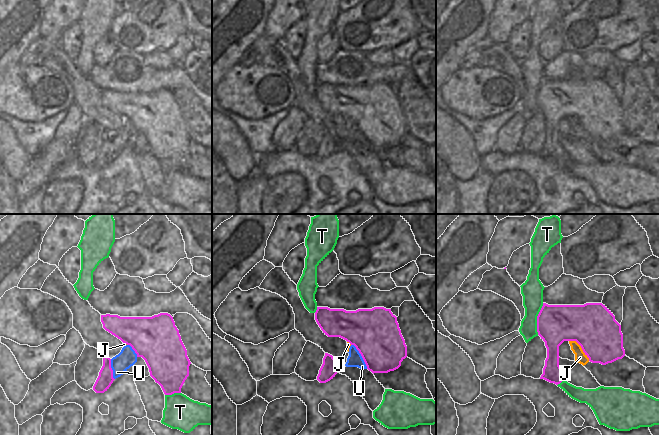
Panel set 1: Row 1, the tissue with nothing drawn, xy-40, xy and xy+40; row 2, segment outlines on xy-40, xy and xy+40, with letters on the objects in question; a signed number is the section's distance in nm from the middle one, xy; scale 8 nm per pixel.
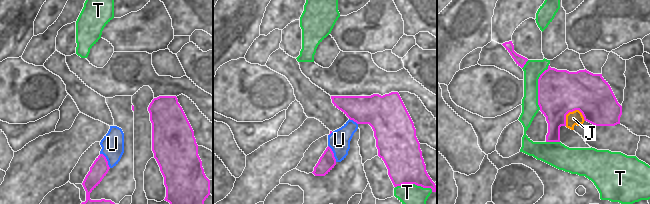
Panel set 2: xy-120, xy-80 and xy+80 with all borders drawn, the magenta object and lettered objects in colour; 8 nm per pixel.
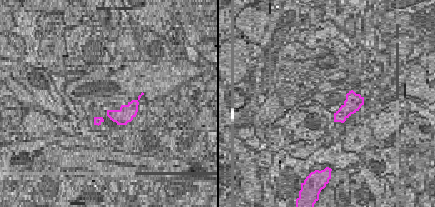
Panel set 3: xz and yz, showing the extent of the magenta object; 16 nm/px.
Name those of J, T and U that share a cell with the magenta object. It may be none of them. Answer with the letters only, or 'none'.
none

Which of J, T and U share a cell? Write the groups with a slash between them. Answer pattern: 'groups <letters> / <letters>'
groups J U / T

